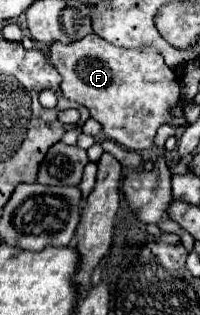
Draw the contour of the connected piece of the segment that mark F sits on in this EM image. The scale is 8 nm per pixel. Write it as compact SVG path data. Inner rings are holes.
M90 34L82 40L50 46L50 62L60 72L60 90L68 100L74 100L90 110L108 138L116 140L128 150L152 148L160 124L170 122L168 110L180 98L180 82L176 74L164 64L154 48L118 48L104 38Z

